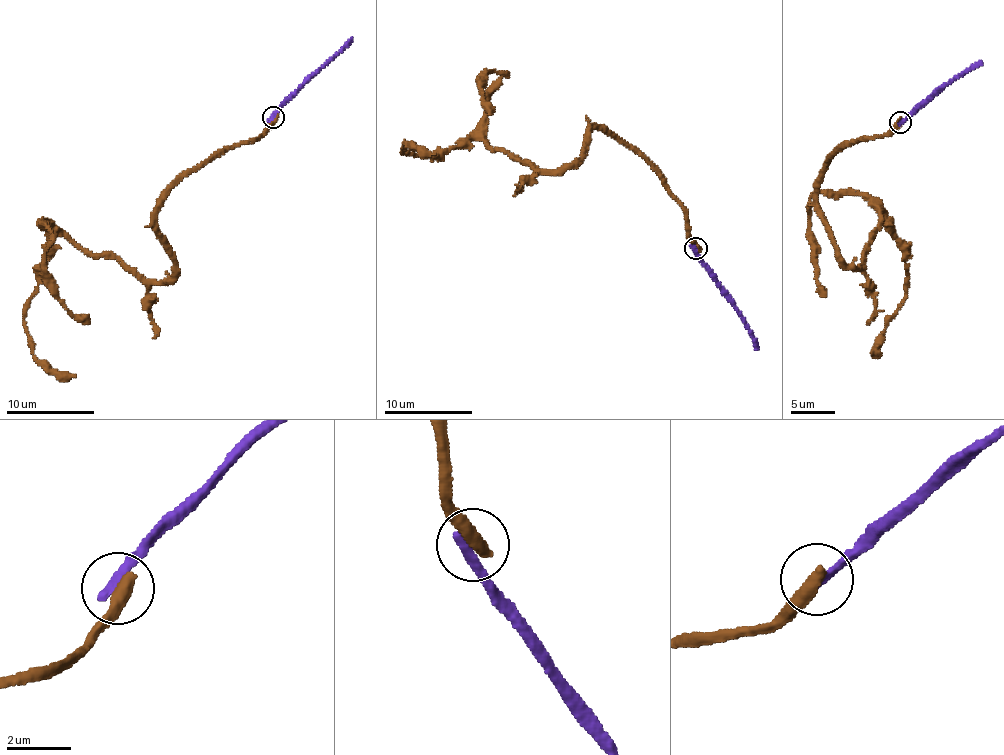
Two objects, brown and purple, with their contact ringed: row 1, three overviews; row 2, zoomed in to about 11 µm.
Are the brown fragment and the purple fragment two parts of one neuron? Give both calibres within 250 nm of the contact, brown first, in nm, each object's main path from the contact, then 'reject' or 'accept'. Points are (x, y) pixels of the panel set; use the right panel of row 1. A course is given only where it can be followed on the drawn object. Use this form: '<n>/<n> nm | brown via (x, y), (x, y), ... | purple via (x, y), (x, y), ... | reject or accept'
480/320 nm | brown via (900, 121), (838, 145), (818, 189), (838, 261), (864, 266), (880, 212), (903, 251), (905, 300), (871, 354) | purple via (900, 121), (981, 60) | reject

